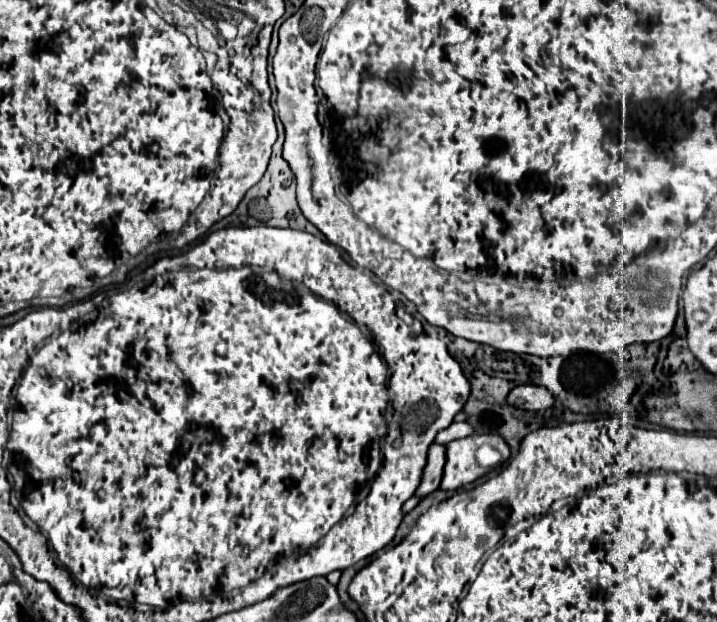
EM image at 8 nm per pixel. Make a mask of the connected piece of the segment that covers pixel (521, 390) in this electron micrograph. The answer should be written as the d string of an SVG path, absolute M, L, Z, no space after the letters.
M523 384L523 386L517 386L511 390L507 402L513 404L515 408L523 408L523 410L547 410L555 404L555 398L543 386Z

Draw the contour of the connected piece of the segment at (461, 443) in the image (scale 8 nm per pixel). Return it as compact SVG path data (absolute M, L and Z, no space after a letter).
M469 436L461 440L453 440L447 444L447 464L445 464L445 474L441 482L441 490L455 492L467 484L473 484L477 478L485 476L489 468L483 468L475 460L475 450L483 444L491 444L503 454L503 460L511 456L509 444L501 440L501 436Z

